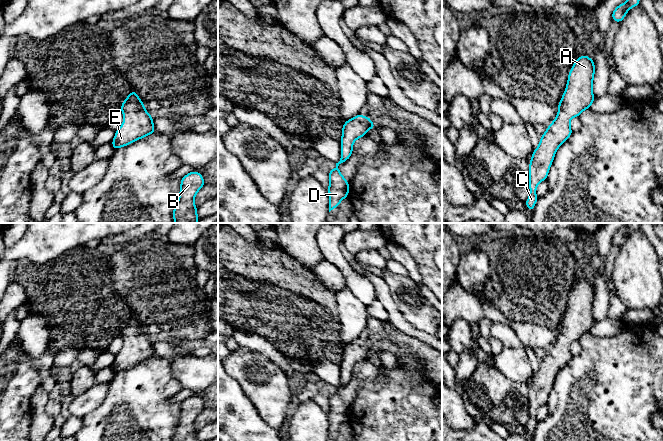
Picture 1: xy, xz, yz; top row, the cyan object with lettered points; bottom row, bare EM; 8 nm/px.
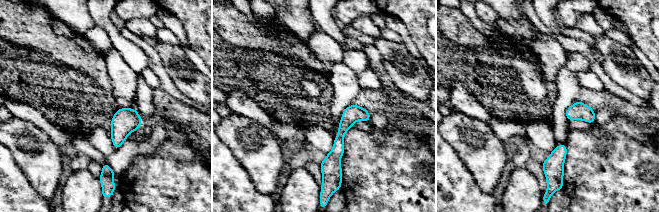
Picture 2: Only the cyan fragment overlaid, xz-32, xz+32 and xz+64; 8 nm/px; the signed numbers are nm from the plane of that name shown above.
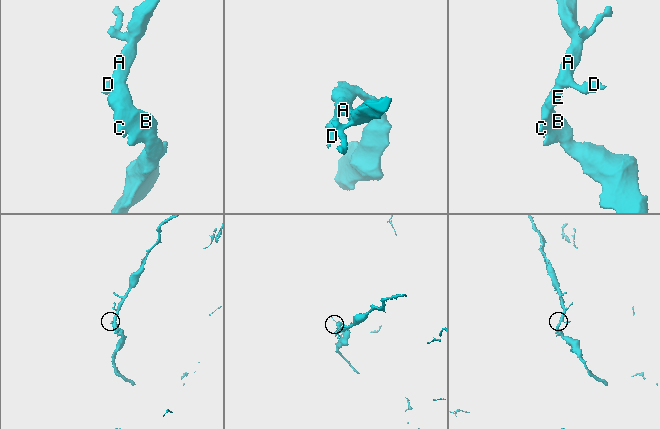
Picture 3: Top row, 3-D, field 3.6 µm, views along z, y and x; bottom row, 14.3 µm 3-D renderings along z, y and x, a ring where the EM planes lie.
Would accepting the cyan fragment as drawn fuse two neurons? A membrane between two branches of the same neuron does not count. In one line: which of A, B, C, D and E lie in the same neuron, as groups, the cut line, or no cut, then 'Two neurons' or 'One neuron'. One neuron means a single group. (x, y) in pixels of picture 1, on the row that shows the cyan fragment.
Groups: A B C D E. No split. One neuron

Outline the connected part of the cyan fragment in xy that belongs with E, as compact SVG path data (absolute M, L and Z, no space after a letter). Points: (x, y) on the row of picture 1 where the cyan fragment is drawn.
M132 89L122 102L120 112L124 114L124 118L122 125L115 131L114 139L111 142L114 150L156 132L153 117L145 110L145 104Z

